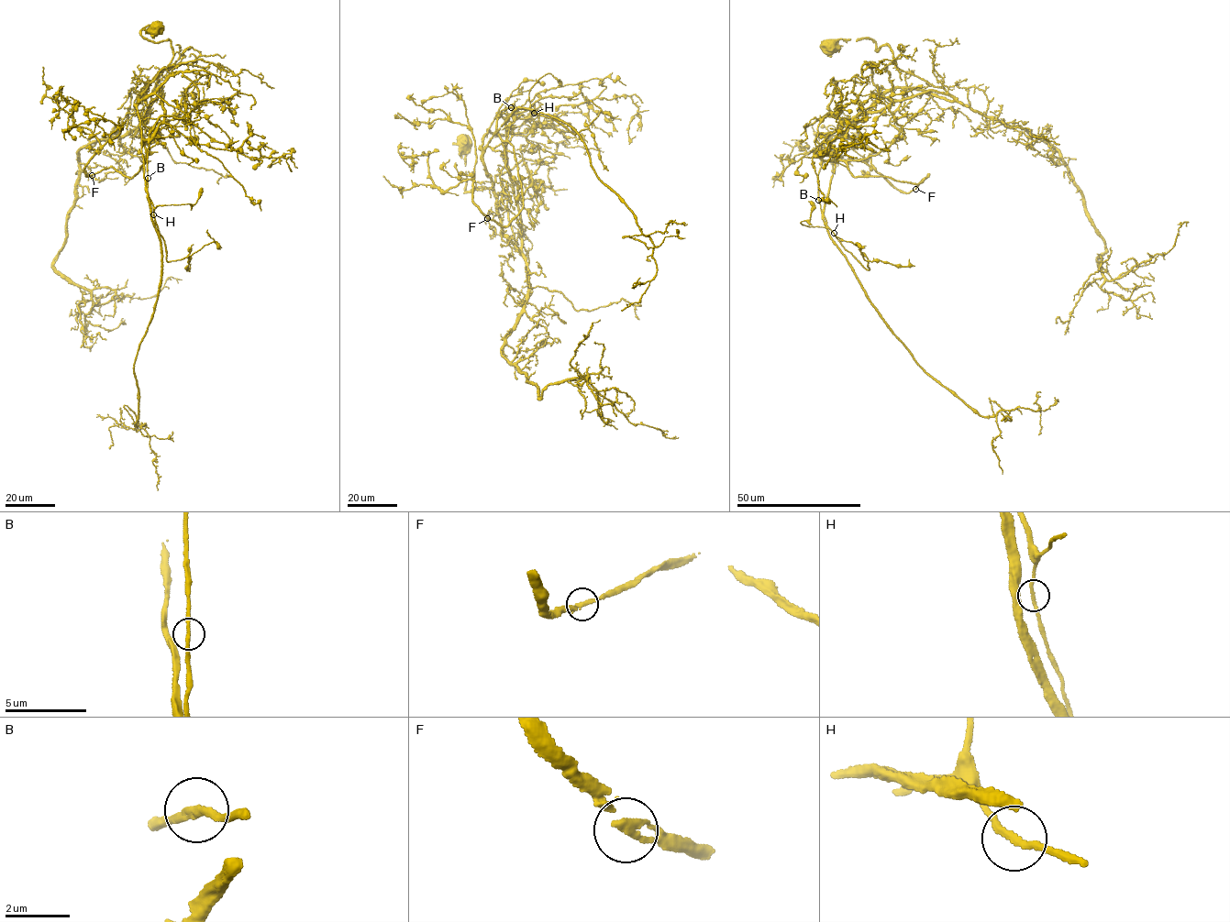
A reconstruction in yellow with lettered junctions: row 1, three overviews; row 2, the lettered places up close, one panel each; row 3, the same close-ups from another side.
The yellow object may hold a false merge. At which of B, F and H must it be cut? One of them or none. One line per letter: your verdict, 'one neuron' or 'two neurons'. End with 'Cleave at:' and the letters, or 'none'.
B: one neuron
F: one neuron
H: one neuron
Cleave at: none

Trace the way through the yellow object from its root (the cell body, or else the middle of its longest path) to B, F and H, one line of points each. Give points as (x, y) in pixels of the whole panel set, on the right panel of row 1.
B: (829, 49), (840, 38), (888, 44), (897, 67), (949, 93), (925, 91), (843, 124), (821, 146), (818, 200)
F: (829, 49), (888, 44), (897, 67), (953, 98), (894, 87), (841, 140), (855, 177), (928, 175), (915, 189)
H: (829, 49), (840, 38), (888, 44), (897, 67), (949, 93), (858, 115), (825, 140), (818, 203), (833, 233)

